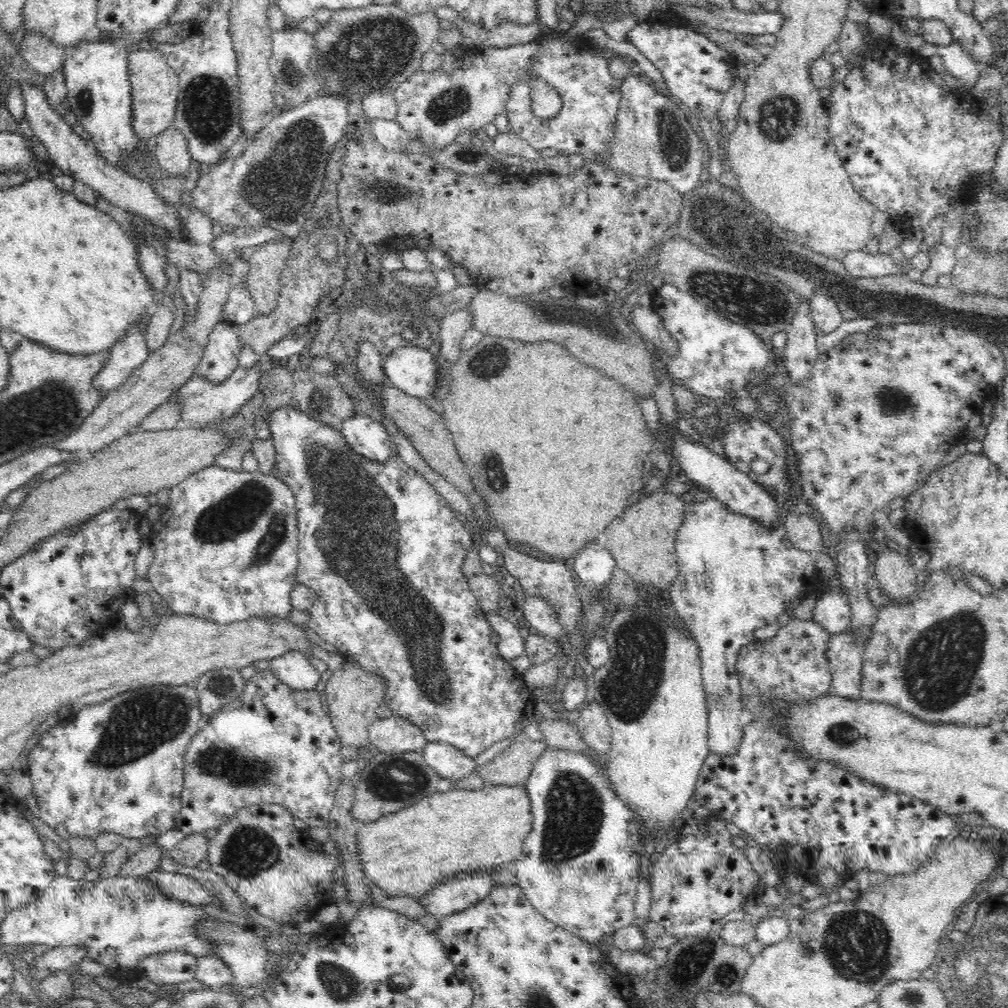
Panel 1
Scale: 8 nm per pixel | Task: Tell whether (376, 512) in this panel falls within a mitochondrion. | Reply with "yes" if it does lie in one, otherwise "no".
yes

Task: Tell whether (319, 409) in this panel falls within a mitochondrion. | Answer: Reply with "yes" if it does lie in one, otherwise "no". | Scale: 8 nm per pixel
yes

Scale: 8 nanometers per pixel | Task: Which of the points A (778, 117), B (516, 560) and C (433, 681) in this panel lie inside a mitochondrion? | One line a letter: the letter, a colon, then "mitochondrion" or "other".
A: mitochondrion
B: other
C: mitochondrion

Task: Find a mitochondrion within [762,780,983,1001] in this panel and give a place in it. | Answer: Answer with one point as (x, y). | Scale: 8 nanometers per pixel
(862, 941)

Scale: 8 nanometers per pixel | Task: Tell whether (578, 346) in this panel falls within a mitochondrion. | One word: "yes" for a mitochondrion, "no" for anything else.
no

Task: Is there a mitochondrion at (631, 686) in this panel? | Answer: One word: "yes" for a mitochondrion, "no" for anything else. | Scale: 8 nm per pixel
yes

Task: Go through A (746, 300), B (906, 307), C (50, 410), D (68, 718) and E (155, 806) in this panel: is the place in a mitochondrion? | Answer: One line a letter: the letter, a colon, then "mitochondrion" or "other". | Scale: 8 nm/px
A: mitochondrion
B: mitochondrion
C: mitochondrion
D: other
E: other

